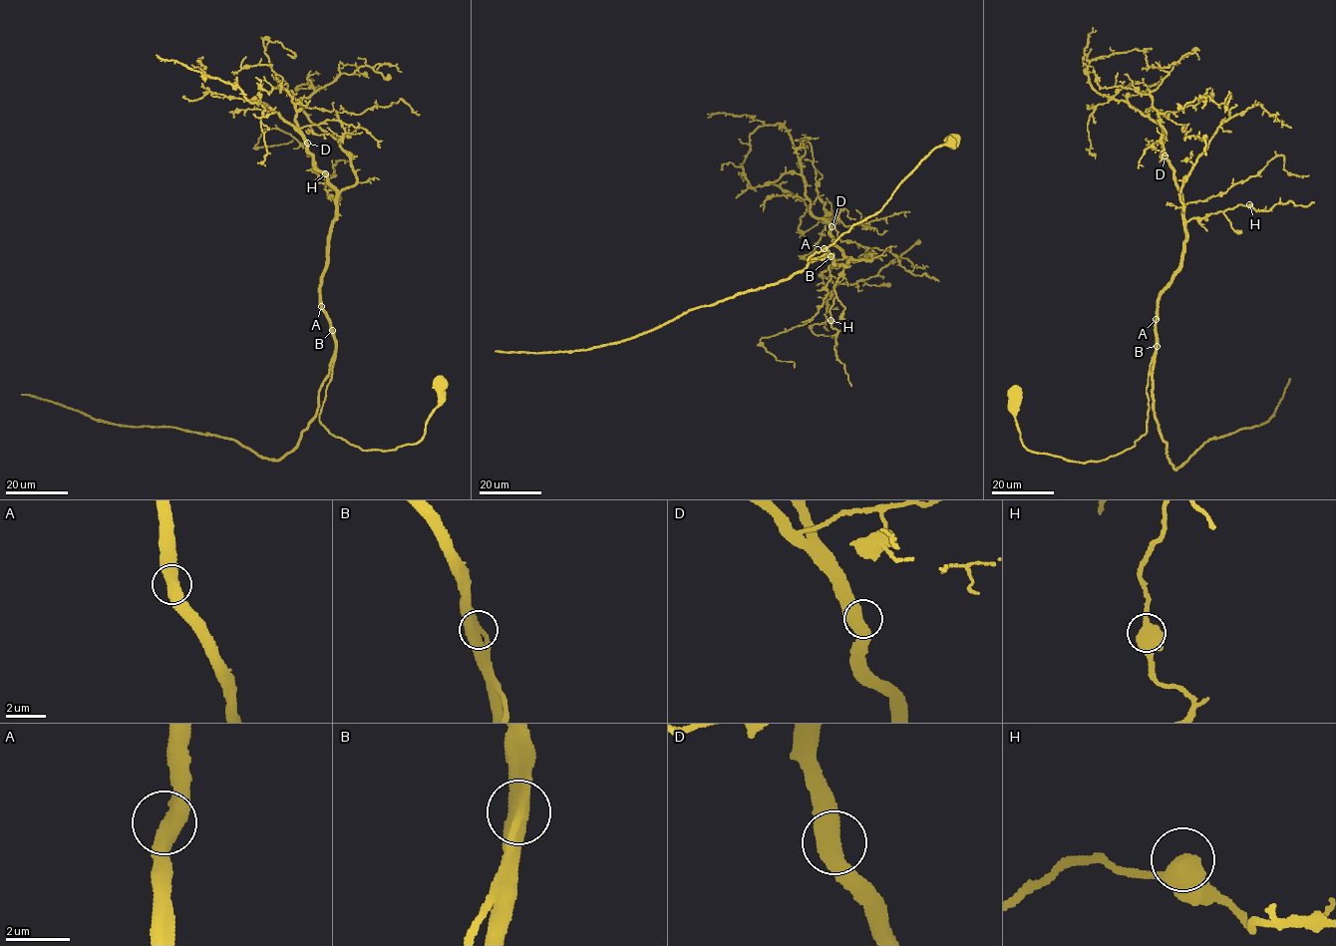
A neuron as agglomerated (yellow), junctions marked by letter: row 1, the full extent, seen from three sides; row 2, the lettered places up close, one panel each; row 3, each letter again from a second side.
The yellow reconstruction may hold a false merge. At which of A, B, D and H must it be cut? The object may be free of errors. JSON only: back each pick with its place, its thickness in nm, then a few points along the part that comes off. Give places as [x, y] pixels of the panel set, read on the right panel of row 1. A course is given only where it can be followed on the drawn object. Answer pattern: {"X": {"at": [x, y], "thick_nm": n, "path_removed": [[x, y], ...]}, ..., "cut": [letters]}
{"cut": []}

